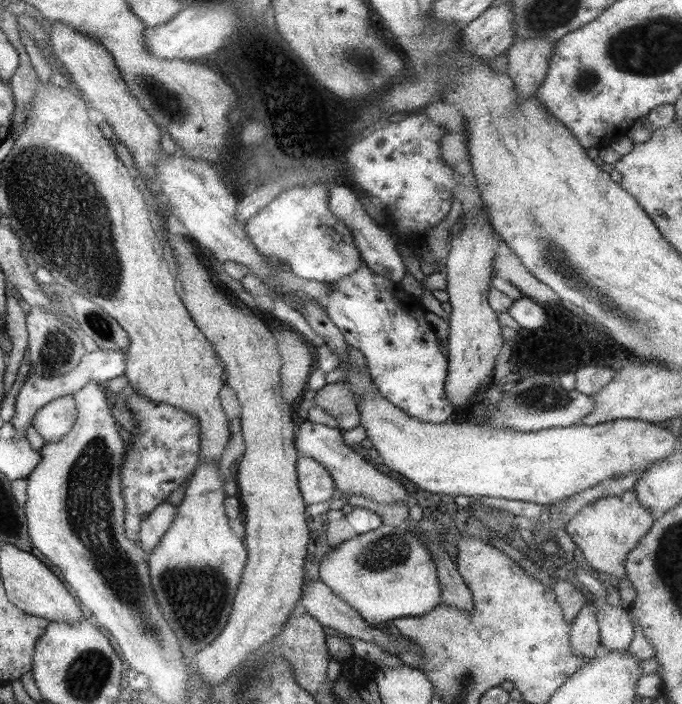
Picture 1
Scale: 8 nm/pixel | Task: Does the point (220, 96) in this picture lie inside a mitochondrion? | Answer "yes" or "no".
no

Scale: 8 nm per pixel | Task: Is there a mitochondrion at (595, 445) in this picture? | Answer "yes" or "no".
no

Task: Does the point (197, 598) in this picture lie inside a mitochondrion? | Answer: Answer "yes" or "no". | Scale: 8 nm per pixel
yes

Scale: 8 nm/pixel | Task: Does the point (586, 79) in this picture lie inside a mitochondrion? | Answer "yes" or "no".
yes

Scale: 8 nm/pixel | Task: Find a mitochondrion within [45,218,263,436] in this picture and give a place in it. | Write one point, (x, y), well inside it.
(102, 326)

